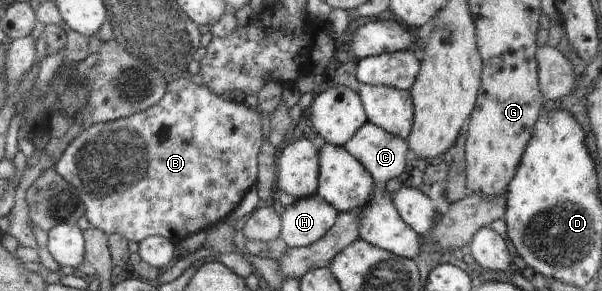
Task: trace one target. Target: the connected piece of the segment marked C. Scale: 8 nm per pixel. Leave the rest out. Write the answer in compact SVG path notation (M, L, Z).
M370 122L359 128L343 147L361 162L377 186L398 178L405 171L410 151L406 140Z

